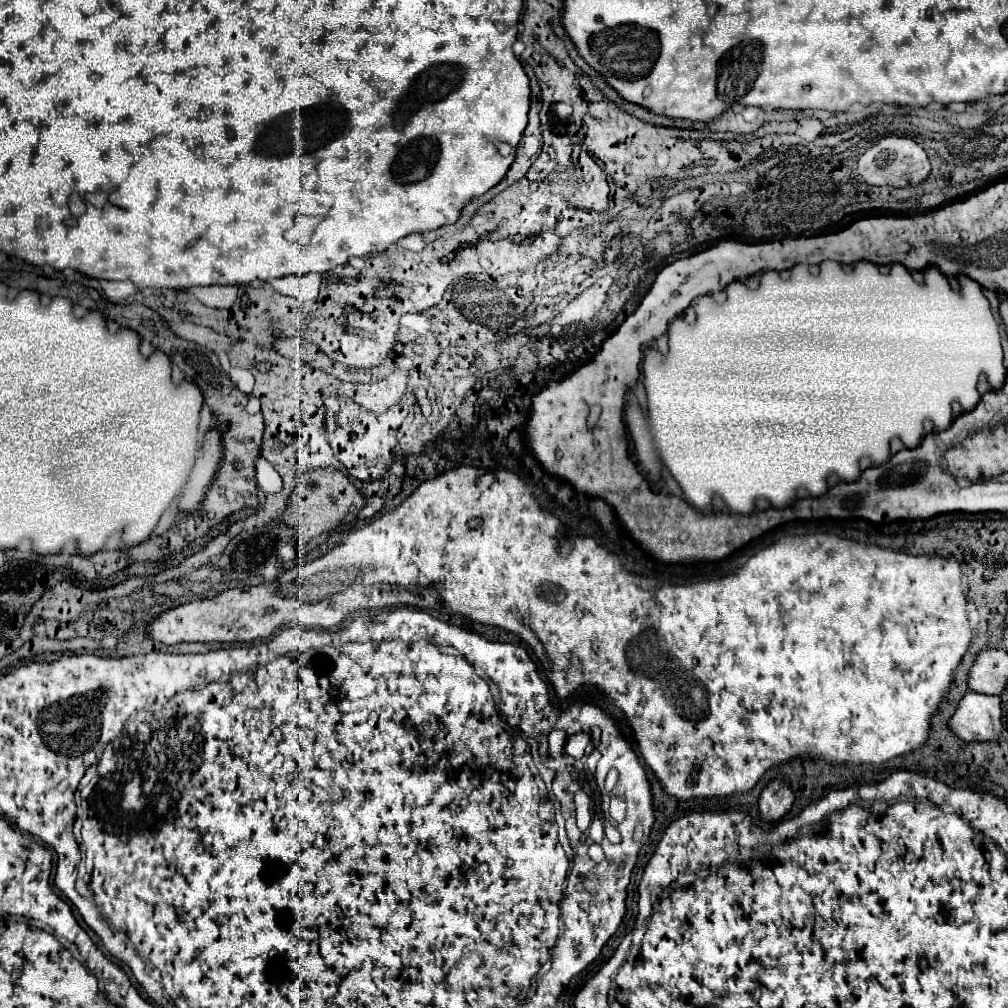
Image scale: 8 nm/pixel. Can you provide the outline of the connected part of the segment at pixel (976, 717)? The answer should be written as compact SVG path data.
M968 691L948 719L948 729L962 741L996 739L1002 731L1000 697Z

